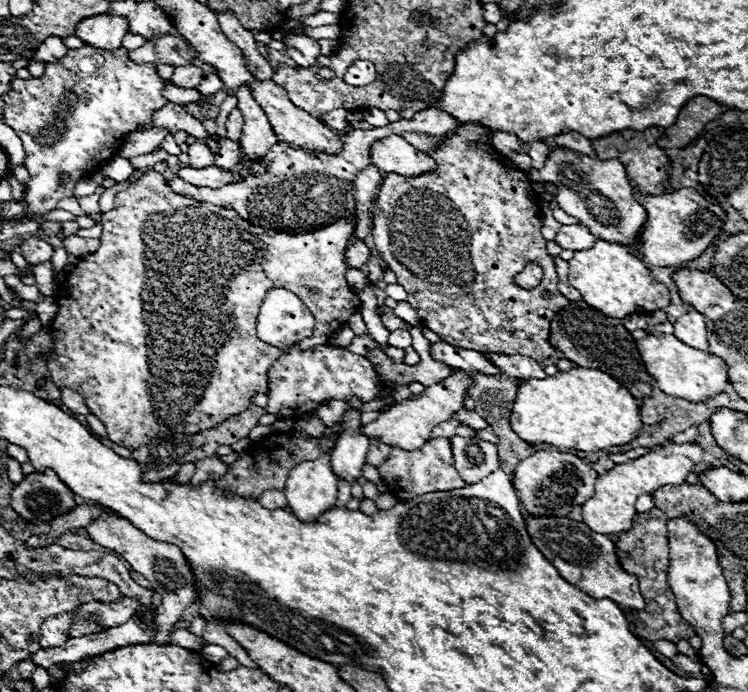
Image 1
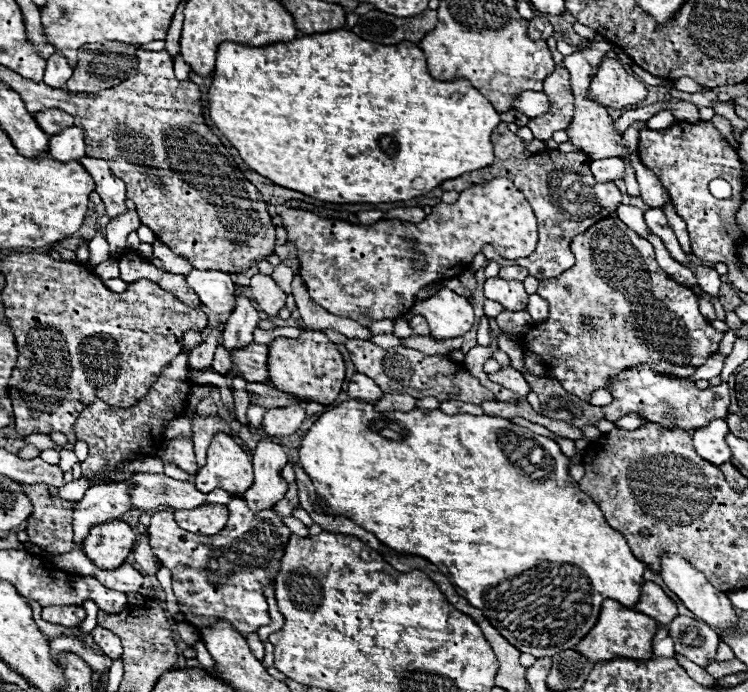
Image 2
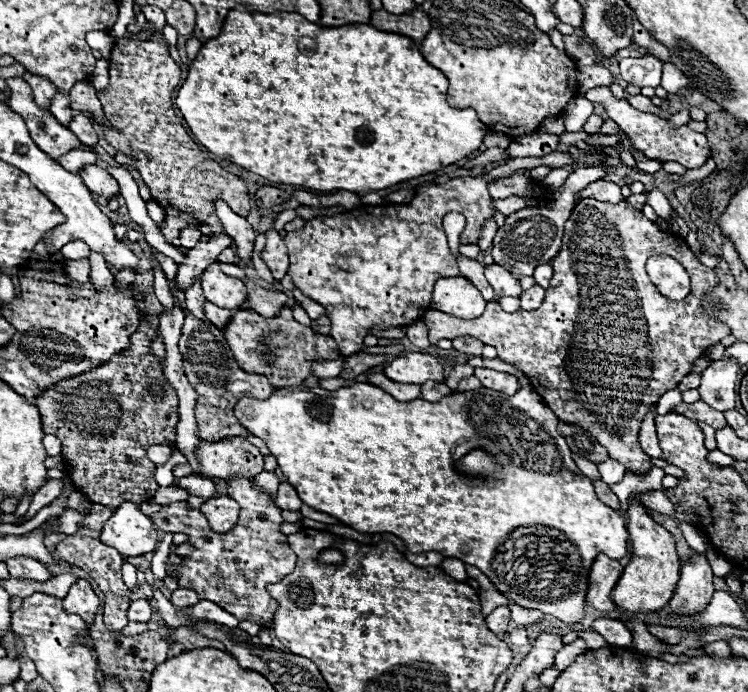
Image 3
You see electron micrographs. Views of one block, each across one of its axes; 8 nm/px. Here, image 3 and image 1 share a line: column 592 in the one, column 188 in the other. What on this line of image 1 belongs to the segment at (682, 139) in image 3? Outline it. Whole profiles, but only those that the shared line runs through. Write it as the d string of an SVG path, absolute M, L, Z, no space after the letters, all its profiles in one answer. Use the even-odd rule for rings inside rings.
M166 84L164 88L164 98L174 102L174 104L186 104L186 102L198 102L202 96L196 88L178 88L174 84Z

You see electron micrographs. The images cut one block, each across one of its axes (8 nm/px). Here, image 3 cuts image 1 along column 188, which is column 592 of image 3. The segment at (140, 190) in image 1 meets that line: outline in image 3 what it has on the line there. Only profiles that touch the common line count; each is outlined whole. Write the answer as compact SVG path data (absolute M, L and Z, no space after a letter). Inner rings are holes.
M586 198L578 202L566 222L566 232L562 236L562 250L552 260L554 276L546 298L538 310L532 312L504 312L498 302L488 302L480 318L460 320L438 310L424 314L424 322L430 330L430 342L454 340L458 336L472 336L490 344L498 350L498 358L514 364L528 378L532 388L544 398L548 408L552 408L560 420L570 424L580 424L596 440L608 448L610 458L622 462L630 472L648 472L652 464L638 444L638 428L648 408L660 400L668 390L674 390L680 380L692 372L692 364L706 354L706 350L718 344L722 338L730 336L730 328L716 318L710 318L702 310L702 298L718 286L718 278L712 268L700 264L684 238L674 234L664 234L658 226L648 220L642 210L630 206L626 200L620 204L598 202ZM666 254L678 260L690 280L692 292L680 302L662 296L652 280L648 278L644 264L650 256Z

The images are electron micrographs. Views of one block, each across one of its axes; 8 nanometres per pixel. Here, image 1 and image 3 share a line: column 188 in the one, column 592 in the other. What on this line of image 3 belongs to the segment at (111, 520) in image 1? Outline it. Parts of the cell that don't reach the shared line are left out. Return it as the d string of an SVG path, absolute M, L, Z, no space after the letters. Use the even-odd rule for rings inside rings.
M598 554L588 576L586 602L600 612L612 612L616 606L610 602L610 592L618 584L622 572L624 566L618 560L610 560L608 556Z

